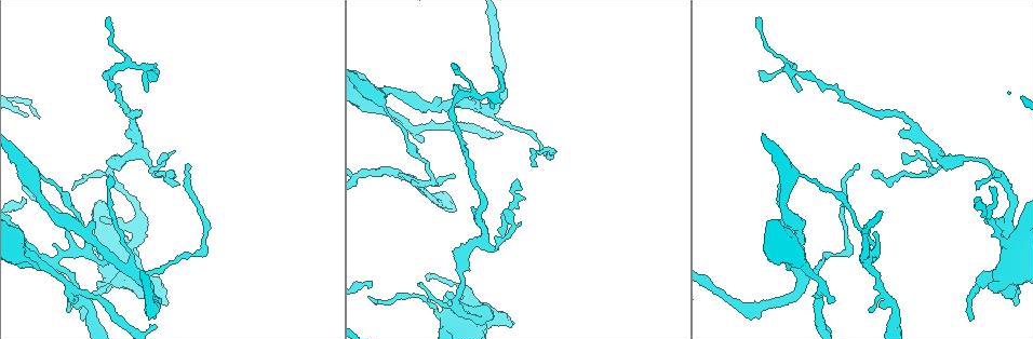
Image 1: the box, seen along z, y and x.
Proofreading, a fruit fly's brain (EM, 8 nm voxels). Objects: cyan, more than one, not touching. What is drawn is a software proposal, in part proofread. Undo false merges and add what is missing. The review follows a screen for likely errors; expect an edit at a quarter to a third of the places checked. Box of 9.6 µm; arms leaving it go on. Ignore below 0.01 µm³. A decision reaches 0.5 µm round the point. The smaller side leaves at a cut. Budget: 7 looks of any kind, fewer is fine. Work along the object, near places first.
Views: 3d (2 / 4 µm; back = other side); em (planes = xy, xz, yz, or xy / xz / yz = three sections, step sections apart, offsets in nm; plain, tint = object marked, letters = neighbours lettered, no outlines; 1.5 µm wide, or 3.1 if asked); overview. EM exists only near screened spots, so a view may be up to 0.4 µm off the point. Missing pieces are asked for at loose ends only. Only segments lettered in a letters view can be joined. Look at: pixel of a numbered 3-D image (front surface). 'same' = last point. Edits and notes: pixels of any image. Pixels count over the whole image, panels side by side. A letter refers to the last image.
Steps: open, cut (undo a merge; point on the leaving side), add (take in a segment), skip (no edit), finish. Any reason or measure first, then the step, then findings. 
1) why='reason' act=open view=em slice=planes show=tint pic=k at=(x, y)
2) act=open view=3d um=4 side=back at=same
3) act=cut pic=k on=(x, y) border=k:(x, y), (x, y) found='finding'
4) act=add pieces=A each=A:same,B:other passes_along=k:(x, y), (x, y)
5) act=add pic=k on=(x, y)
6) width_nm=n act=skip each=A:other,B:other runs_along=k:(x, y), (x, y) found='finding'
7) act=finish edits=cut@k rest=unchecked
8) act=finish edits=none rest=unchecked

why='an open end' act=open view=3d um=2 pic=1 at=(512, 321)

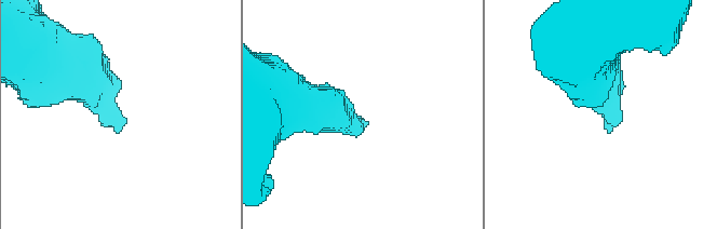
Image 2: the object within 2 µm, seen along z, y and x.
why='now the EM' act=open view=em slice=planes show=letters pic=2 at=(606, 129)

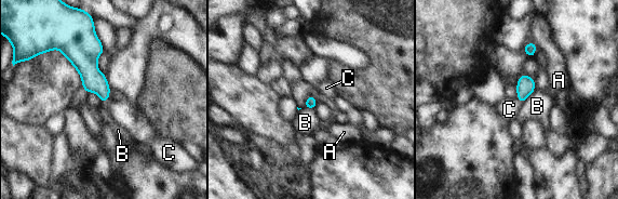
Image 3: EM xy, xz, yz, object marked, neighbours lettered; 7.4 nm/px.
act=add pieces=C each=A:other,B:other,C:same passes_along=3:(93, 80), (104, 101), (121, 111) found='the cell continues'

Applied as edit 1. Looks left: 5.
why='an open end' act=open view=em slice=xy step=8 show=tint pic=1 at=(473, 208)

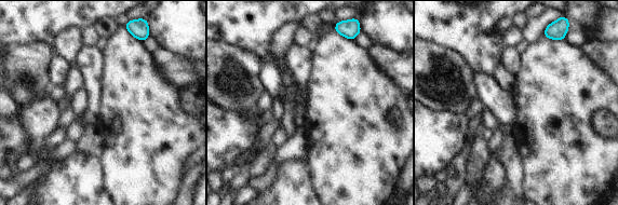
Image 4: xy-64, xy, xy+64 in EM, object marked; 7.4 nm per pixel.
why='another direction' act=open view=em slice=planes show=letters at=same

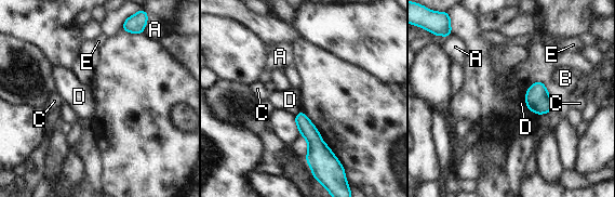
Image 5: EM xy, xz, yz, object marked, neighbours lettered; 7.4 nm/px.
act=skip each=A:other,B:other,C:other,D:other,E:other border=5:(302, 110), (295, 115) found='no lettered segment goes on from it'

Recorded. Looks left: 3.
act=open view=em slice=planes show=tint pic=1 at=(125, 66)

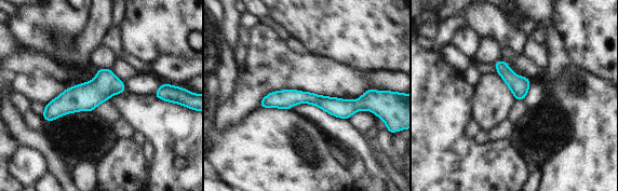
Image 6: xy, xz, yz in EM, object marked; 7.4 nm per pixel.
act=open view=em slice=planes show=letters at=same

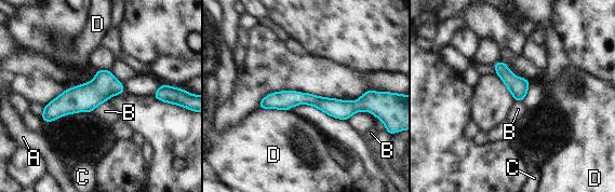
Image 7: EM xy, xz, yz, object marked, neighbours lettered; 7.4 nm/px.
act=skip each=A:other,B:other,C:other,D:other runs_along=7:(371, 103), (262, 105) found='continuous, no second cell'

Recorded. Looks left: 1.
act=finish edits=add@3 rest=unchecked

